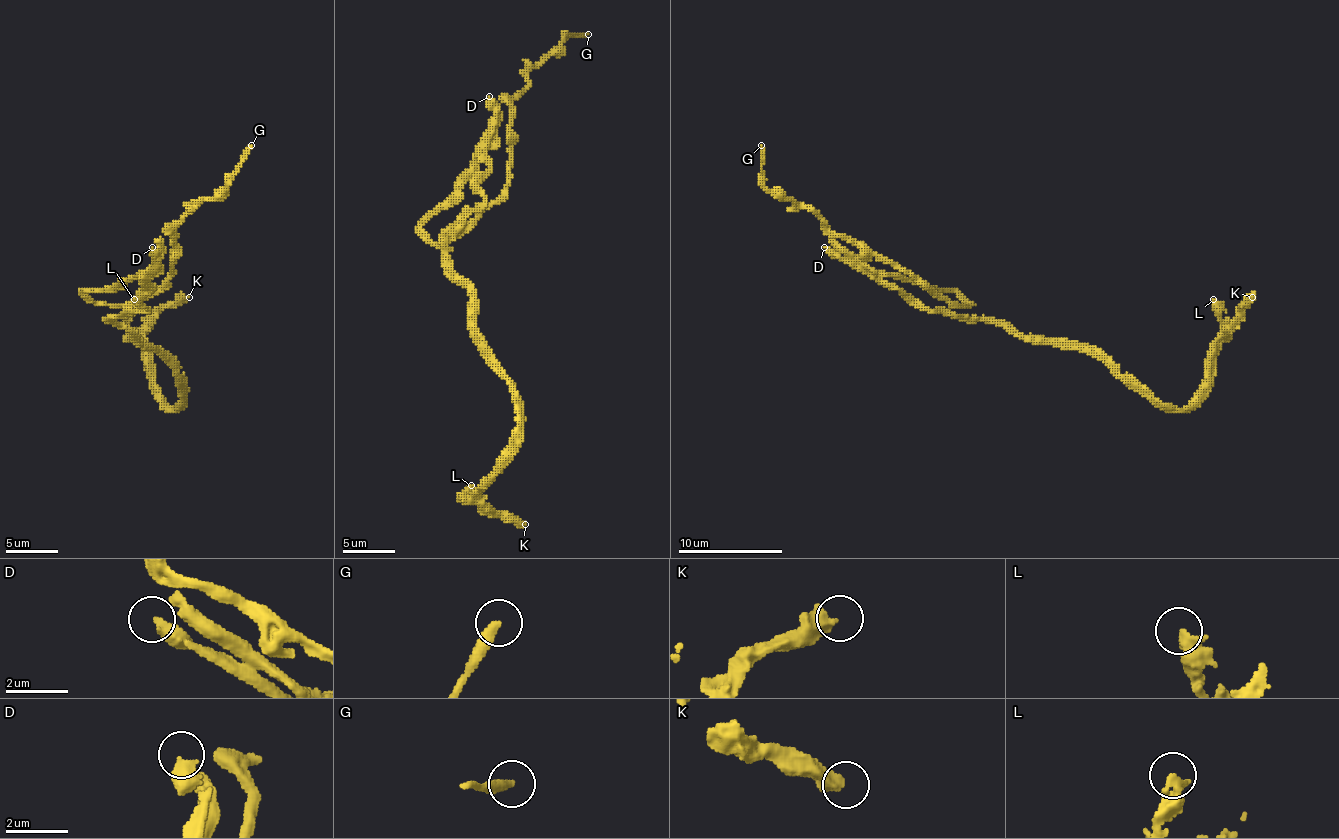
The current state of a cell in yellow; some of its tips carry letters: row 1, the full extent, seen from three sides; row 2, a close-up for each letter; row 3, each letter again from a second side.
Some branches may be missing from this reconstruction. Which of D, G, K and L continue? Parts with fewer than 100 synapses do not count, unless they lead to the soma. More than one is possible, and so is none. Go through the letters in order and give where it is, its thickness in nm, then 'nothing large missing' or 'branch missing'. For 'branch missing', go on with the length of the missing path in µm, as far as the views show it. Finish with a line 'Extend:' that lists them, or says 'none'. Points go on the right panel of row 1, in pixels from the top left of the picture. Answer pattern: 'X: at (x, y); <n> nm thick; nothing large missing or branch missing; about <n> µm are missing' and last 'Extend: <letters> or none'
D: at (824, 247); 480 nm thick; nothing large missing
G: at (761, 145); 360 nm thick; nothing large missing
K: at (1252, 297); 500 nm thick; branch missing; about 60 µm are missing
L: at (1213, 299); 320 nm thick; nothing large missing
Extend: K

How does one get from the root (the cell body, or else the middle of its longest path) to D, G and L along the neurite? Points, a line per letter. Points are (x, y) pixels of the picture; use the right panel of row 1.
D: (1004, 328), (996, 320), (954, 318), (918, 307), (897, 289), (871, 279), (824, 247)
G: (1004, 328), (996, 320), (957, 318), (921, 281), (866, 255), (811, 211), (780, 200), (764, 185), (761, 145)
L: (1004, 328), (1085, 344), (1150, 399), (1184, 409), (1205, 378), (1210, 346), (1223, 333), (1213, 299)

